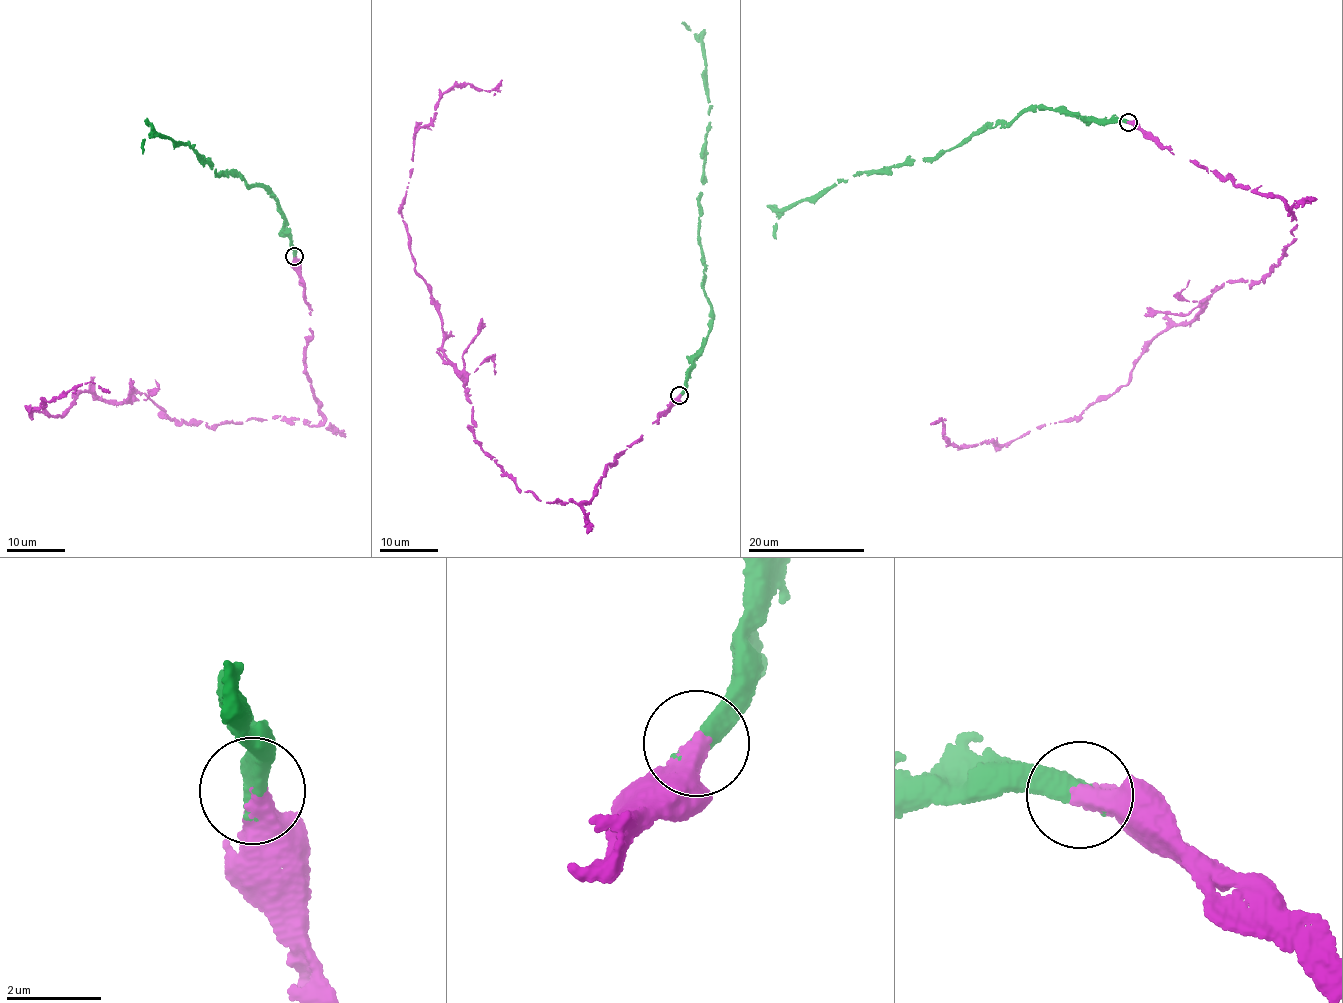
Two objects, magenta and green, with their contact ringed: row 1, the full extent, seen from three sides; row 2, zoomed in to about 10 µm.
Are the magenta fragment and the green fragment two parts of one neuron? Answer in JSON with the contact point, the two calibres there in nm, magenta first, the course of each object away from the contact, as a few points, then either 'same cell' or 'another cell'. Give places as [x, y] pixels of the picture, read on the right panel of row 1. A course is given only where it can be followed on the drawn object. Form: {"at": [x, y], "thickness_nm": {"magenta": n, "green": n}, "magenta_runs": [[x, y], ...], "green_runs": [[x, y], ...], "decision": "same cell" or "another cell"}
{"at": [1128, 122], "thickness_nm": {"magenta": 480, "green": 480}, "magenta_runs": [[1127, 122], [1284, 201], [1297, 220], [1282, 258], [1156, 334], [1125, 384], [1072, 418], [962, 447], [930, 423]], "green_runs": [[1127, 122], [1022, 111], [932, 157], [857, 173], [781, 208], [775, 239]], "decision": "same cell"}

